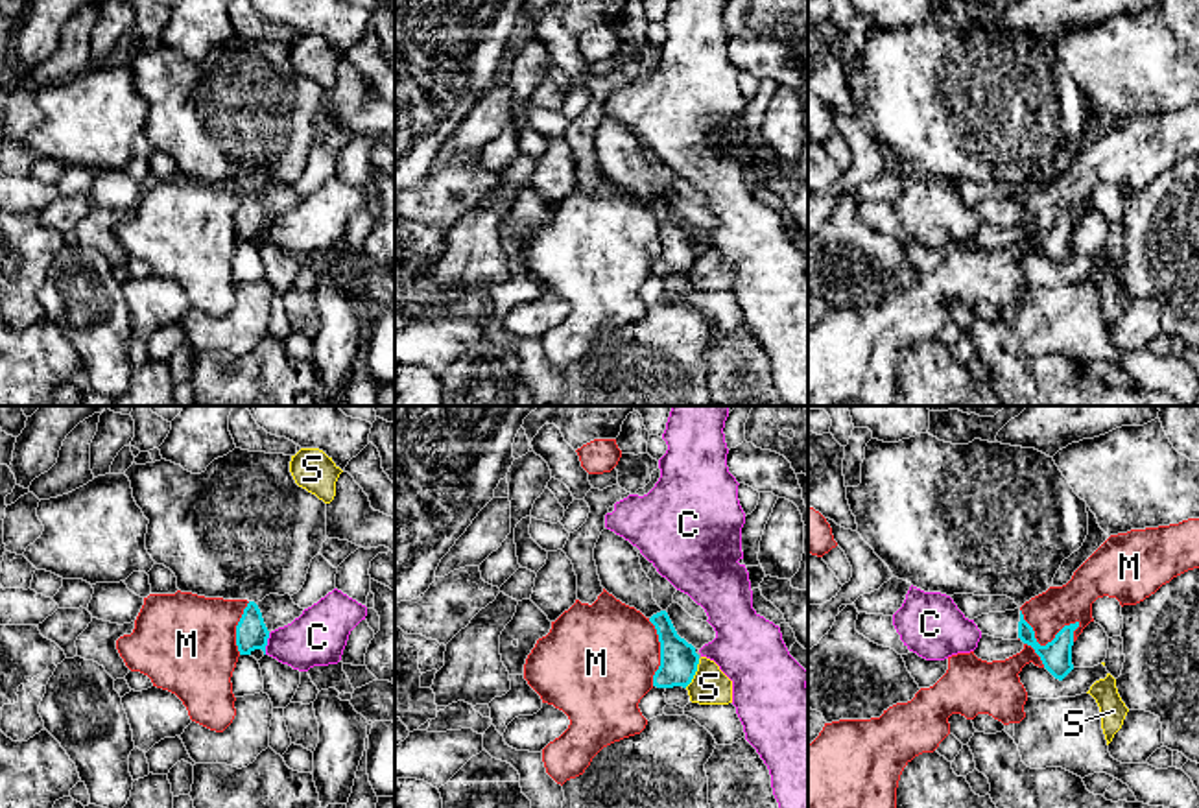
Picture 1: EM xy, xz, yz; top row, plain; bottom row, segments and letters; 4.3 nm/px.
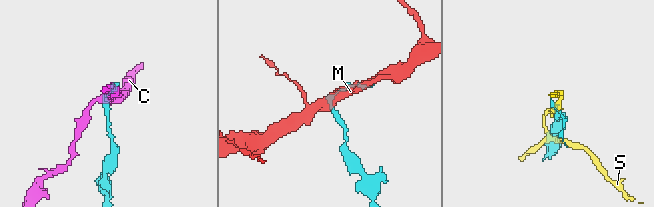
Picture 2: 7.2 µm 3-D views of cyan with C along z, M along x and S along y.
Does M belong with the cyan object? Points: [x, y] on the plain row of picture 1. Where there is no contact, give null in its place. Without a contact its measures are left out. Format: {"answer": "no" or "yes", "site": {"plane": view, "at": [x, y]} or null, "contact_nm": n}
{"answer": "no", "site": {"plane": "yz", "at": [1052, 227]}, "contact_nm": 280}

